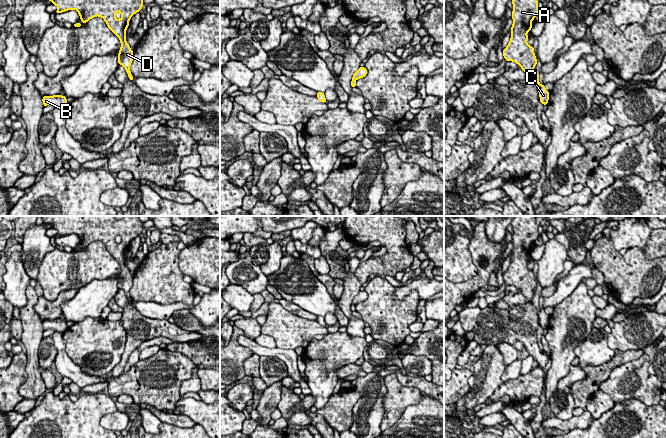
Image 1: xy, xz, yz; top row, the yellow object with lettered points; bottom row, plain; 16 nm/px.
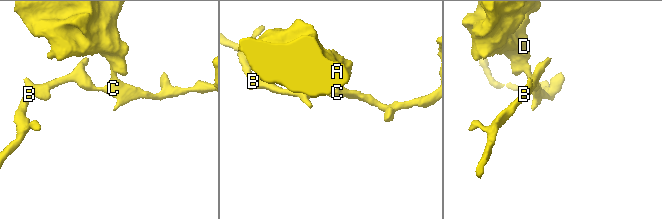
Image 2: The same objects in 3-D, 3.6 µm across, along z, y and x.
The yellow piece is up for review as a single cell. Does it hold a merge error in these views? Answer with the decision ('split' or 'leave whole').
split

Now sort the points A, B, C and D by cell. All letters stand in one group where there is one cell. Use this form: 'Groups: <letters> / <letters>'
Groups: A D / B C

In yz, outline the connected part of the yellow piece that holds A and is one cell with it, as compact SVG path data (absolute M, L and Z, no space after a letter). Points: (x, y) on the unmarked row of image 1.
M515 216L512 220L511 262L502 275L506 285L513 285L521 290L528 303L532 301L537 288L534 272L527 267L527 257L532 252L532 244L539 236L536 216Z

